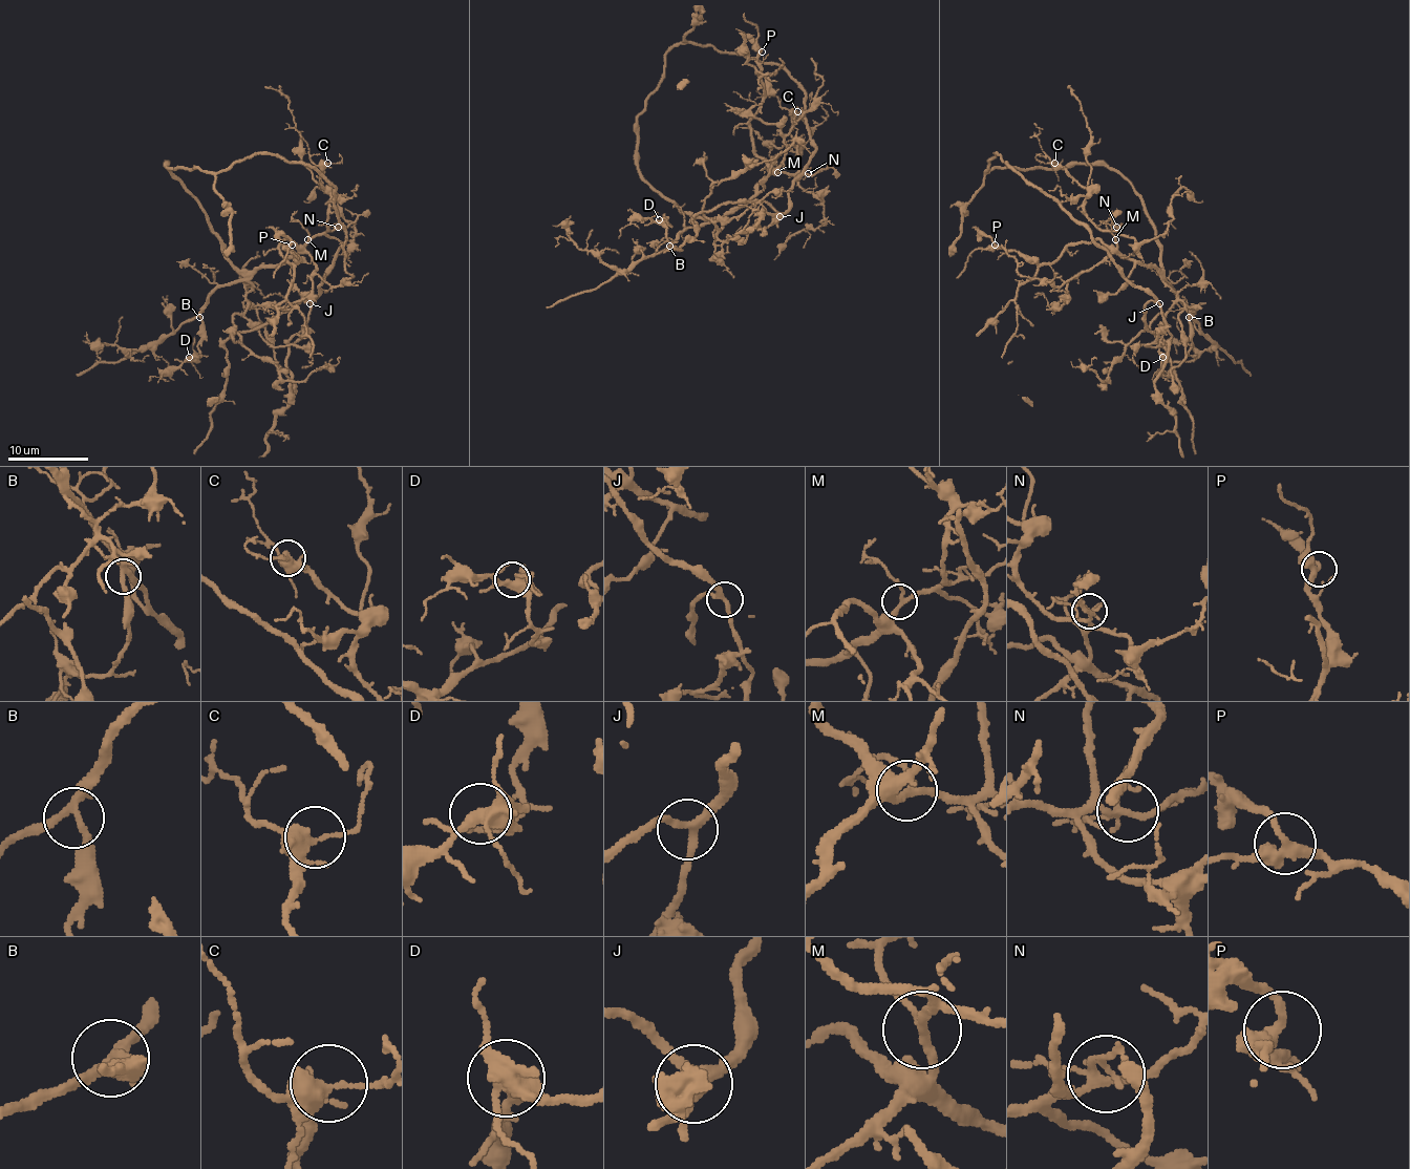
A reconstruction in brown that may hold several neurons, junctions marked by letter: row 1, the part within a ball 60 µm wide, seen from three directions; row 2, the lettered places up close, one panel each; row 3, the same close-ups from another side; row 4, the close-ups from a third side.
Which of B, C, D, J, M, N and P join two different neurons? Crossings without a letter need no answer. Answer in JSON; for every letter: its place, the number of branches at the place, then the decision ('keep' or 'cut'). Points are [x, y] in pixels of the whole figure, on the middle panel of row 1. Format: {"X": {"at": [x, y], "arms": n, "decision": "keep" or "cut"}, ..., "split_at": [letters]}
{"B": {"at": [669, 246], "arms": 3, "decision": "keep"}, "C": {"at": [797, 111], "arms": 6, "decision": "keep"}, "D": {"at": [659, 219], "arms": 6, "decision": "keep"}, "J": {"at": [780, 216], "arms": 3, "decision": "keep"}, "M": {"at": [777, 172], "arms": 3, "decision": "keep"}, "N": {"at": [808, 173], "arms": 5, "decision": "keep"}, "P": {"at": [762, 51], "arms": 3, "decision": "keep"}, "split_at": []}

